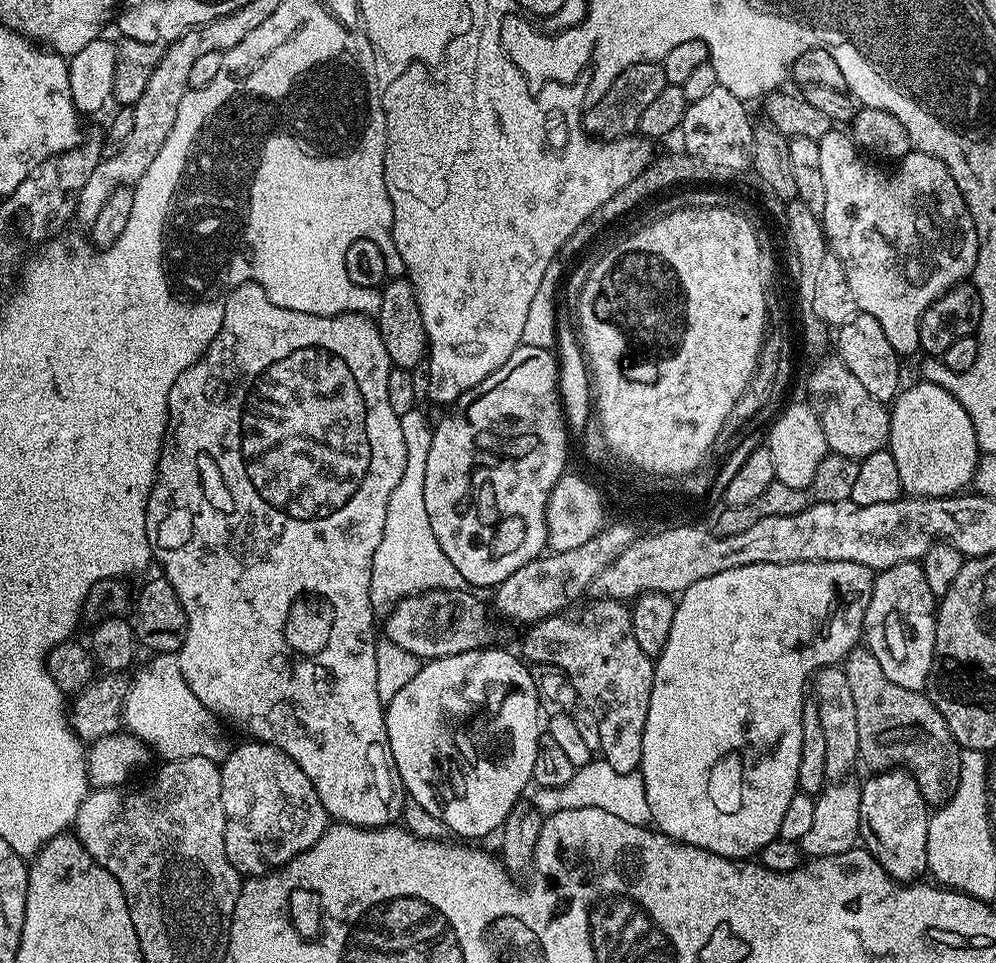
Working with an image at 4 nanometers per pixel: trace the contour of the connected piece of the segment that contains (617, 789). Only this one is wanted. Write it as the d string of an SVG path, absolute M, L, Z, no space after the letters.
M593 758L586 766L577 768L574 778L570 778L566 786L537 787L535 791L534 808L540 814L595 808L602 802L603 807L611 808L616 817L622 818L622 822L647 825L652 819L650 802L646 802L644 780L639 771L618 774L618 770L614 770L614 766L610 766L603 758Z

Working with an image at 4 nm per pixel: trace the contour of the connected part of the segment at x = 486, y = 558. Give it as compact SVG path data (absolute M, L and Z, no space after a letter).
M520 344L514 350L514 354L510 354L510 358L502 362L502 366L498 366L498 370L494 370L482 382L478 382L478 386L463 392L445 411L448 413L440 421L435 421L430 454L426 458L426 486L424 487L426 514L430 514L430 530L434 530L434 538L438 538L438 546L442 546L442 551L446 554L446 558L450 558L454 570L458 570L458 574L462 574L462 578L466 578L466 582L473 589L495 589L497 584L506 582L506 578L510 578L514 570L526 566L526 562L545 555L548 548L546 506L550 498L550 490L554 490L558 478L565 475L567 468L564 467L568 464L568 450L570 451L569 430L565 423L564 407L560 398L559 376L560 362L553 349Z

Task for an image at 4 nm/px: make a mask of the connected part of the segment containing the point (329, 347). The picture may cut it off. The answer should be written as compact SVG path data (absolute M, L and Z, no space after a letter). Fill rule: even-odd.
M249 282L249 283L247 283L247 284L240 284L240 285L238 285L238 286L237 286L237 287L236 287L236 288L233 288L233 289L231 289L231 291L229 291L229 293L228 293L228 295L227 295L227 296L225 296L225 298L224 298L224 313L223 313L223 314L222 314L222 326L221 326L221 327L220 327L220 329L219 329L219 330L218 330L218 334L217 334L217 335L216 335L216 337L215 337L215 338L214 338L214 342L210 342L210 346L209 346L209 347L208 347L208 349L207 349L207 350L206 350L206 351L204 351L204 353L203 353L203 354L202 354L202 358L198 358L198 359L197 359L197 360L196 360L196 362L195 362L195 364L191 364L191 365L190 365L190 367L189 367L189 368L187 368L187 369L186 369L186 370L182 370L182 374L178 374L178 378L177 378L177 379L176 379L176 381L175 381L175 382L174 382L174 386L170 386L170 394L169 394L169 395L168 395L168 431L167 431L167 433L166 433L166 435L165 435L165 438L164 438L164 448L163 448L163 450L161 450L161 452L160 452L160 461L159 461L159 462L158 462L158 466L157 466L157 467L156 467L156 480L155 480L155 481L154 481L154 483L153 483L153 484L152 484L152 493L151 493L151 494L150 494L150 498L149 498L149 499L148 499L148 505L147 505L147 506L146 506L146 534L147 534L147 535L148 535L148 541L149 541L149 542L150 542L150 546L151 546L151 547L152 547L152 555L153 555L153 557L154 557L154 560L155 560L155 563L156 563L156 564L157 564L157 565L158 565L158 564L159 564L159 563L160 563L160 568L161 568L161 569L160 569L160 568L159 568L159 571L160 571L160 572L161 572L161 573L162 573L162 575L163 575L163 577L164 577L164 579L166 579L166 580L168 580L168 581L169 581L169 582L170 582L170 586L174 586L174 594L178 594L178 602L182 602L182 610L183 610L183 611L184 611L184 613L185 613L185 614L186 614L186 618L187 618L187 619L188 619L188 621L187 621L187 622L186 622L186 638L185 638L185 639L184 639L184 641L183 641L183 642L182 642L182 646L181 646L181 647L180 647L180 651L179 651L179 653L178 653L178 659L179 659L179 662L180 662L180 666L181 666L181 670L182 670L182 676L184 676L184 678L185 678L185 680L186 680L186 684L187 684L187 685L188 685L188 686L190 686L190 690L192 690L192 691L193 691L193 692L194 692L194 695L195 695L195 697L196 697L196 698L198 698L198 701L199 701L199 702L200 702L200 703L201 703L201 704L202 704L202 706L204 706L204 707L206 707L206 708L208 708L208 711L209 711L209 712L211 712L211 713L213 713L213 714L215 714L215 715L216 715L216 716L217 716L217 717L220 717L220 718L223 718L223 716L225 716L225 718L226 718L226 719L228 719L228 720L233 720L233 722L234 722L234 723L236 723L236 724L237 724L237 726L238 726L238 727L240 727L240 728L241 728L241 730L242 730L242 731L244 731L244 732L249 732L249 734L250 734L250 735L252 735L252 736L249 736L249 737L251 737L251 739L252 739L252 740L253 740L253 741L256 741L256 742L259 742L259 743L262 743L262 744L272 744L272 745L273 745L273 746L275 746L275 748L277 748L277 749L278 749L278 750L282 750L282 751L283 751L283 752L285 752L285 754L286 754L286 755L288 755L288 756L289 756L289 757L290 757L290 758L294 758L294 762L298 762L298 766L302 766L302 774L306 774L306 778L310 778L310 782L311 782L311 783L312 783L312 785L313 785L313 786L314 786L314 790L318 790L318 798L322 798L322 806L326 806L326 810L327 810L327 811L328 811L328 815L329 815L329 817L331 817L331 819L332 819L332 820L333 820L333 821L336 821L336 822L339 822L339 823L341 823L341 824L352 824L352 825L354 825L354 827L355 827L355 828L386 828L386 827L389 827L389 825L391 825L391 824L392 824L392 823L393 823L393 821L395 821L395 820L392 820L392 819L394 819L394 818L395 818L395 816L396 816L396 819L397 819L397 816L398 816L398 813L399 813L399 812L400 812L400 811L401 811L401 808L402 808L402 804L401 804L401 801L399 801L399 802L398 802L398 801L396 801L396 788L397 788L397 792L398 792L398 784L397 784L397 781L396 781L396 780L395 780L395 779L394 779L394 765L393 765L393 762L392 762L392 751L391 751L391 750L390 750L390 742L389 742L389 741L388 741L388 735L387 735L387 734L386 734L386 718L385 718L385 717L384 717L384 710L385 710L385 707L386 707L386 705L385 705L385 704L384 704L384 703L383 703L383 702L382 702L382 701L380 701L380 699L379 699L379 698L378 698L378 658L377 658L377 657L376 657L376 645L377 645L377 643L378 643L378 624L377 624L377 621L376 621L376 624L375 624L375 622L374 622L374 621L372 621L372 616L373 616L373 617L374 617L374 609L373 609L373 606L372 606L372 603L371 603L371 602L370 602L370 574L371 574L371 573L372 573L372 563L373 563L373 562L374 562L374 550L378 550L378 542L382 542L382 530L386 530L386 506L387 506L387 505L388 505L388 504L389 504L389 502L390 502L390 494L394 494L394 486L398 486L398 478L402 478L402 470L406 470L406 442L402 442L402 426L401 426L401 425L400 425L400 417L399 417L399 416L396 416L396 415L395 415L395 414L394 414L394 410L390 410L390 394L386 394L386 378L387 378L387 377L388 377L388 375L389 375L389 374L390 374L390 370L391 370L391 369L392 369L392 367L393 367L393 366L394 366L394 365L393 365L393 362L392 362L392 359L390 359L390 358L389 358L389 356L388 356L388 355L387 355L387 354L386 354L386 342L382 342L382 334L381 334L381 333L380 333L380 329L379 329L379 327L378 327L378 324L377 324L377 321L376 321L376 320L375 320L375 319L372 319L372 320L368 320L368 319L372 319L372 318L369 318L369 317L368 317L368 316L367 316L367 315L364 315L364 314L361 314L361 313L358 313L358 312L343 312L343 313L342 313L342 314L341 314L341 316L319 316L319 315L318 315L318 314L302 314L302 313L301 313L301 312L299 312L299 311L298 311L298 310L286 310L286 309L285 309L285 308L283 308L283 307L282 307L282 306L274 306L274 302L270 302L270 298L266 298L266 294L265 294L265 293L264 293L264 288L263 288L263 287L261 287L261 285L260 285L260 284L257 284L257 283L255 283L255 282Z

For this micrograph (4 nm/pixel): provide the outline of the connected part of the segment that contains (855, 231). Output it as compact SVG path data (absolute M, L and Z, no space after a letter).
M830 130L819 141L818 155L826 190L824 239L846 270L846 282L850 282L850 294L854 294L857 309L878 321L890 346L894 346L899 356L908 358L920 346L918 330L922 314L954 285L965 283L976 268L980 243L974 218L958 190L958 182L950 178L950 170L934 154L908 152L893 167L896 169L888 173L867 164L872 162L865 159L847 131Z

